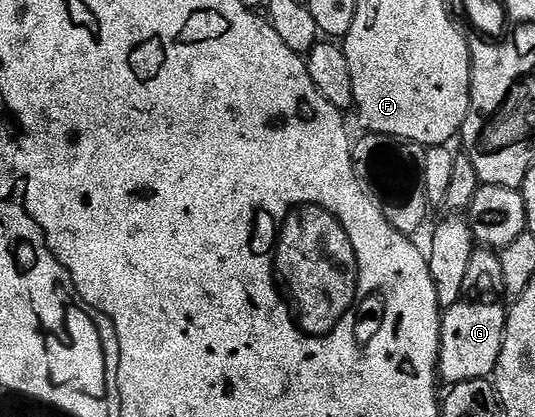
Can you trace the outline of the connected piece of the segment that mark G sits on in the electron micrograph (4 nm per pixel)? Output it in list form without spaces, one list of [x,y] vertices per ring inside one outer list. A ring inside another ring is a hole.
[[[462,302],[444,309],[437,363],[437,374],[442,385],[489,380],[496,373],[499,354],[503,350],[506,315],[506,309],[501,309],[497,302]]]

